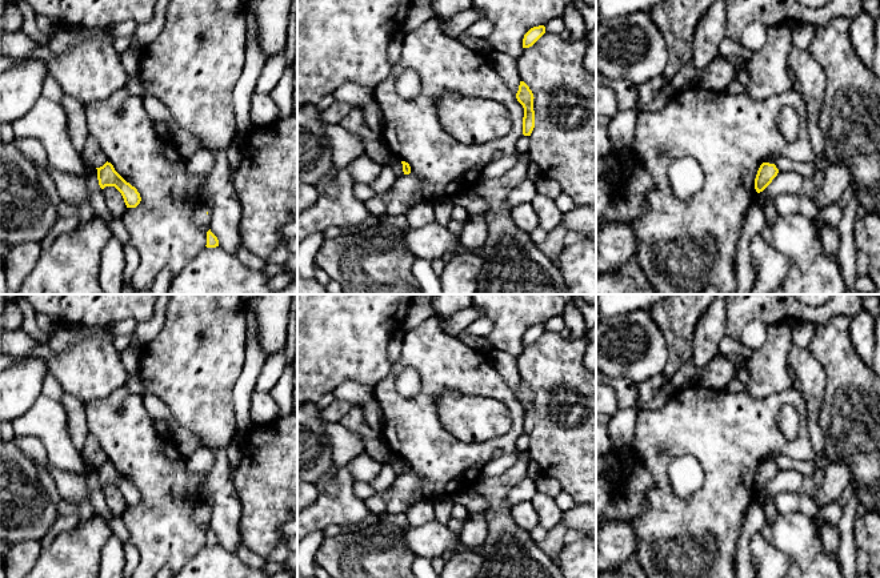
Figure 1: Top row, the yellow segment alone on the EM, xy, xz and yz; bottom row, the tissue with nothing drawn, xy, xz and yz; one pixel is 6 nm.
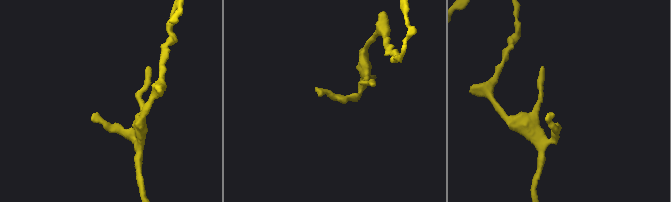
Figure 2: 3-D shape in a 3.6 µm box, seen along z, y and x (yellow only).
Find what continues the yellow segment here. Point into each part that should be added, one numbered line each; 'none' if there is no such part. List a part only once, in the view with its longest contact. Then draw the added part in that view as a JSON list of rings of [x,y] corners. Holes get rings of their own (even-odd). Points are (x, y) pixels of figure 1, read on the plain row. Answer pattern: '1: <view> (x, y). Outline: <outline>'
none

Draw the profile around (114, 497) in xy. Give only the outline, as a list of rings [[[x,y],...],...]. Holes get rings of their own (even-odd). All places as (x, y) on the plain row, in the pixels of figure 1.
[[[105,485],[103,487],[103,493],[105,495],[105,501],[108,507],[116,514],[121,515],[127,507],[124,497],[121,491],[115,485]]]

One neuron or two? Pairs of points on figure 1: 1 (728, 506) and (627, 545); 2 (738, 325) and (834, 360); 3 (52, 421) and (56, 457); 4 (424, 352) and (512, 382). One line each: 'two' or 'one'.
1: two
2: two
3: one
4: two

